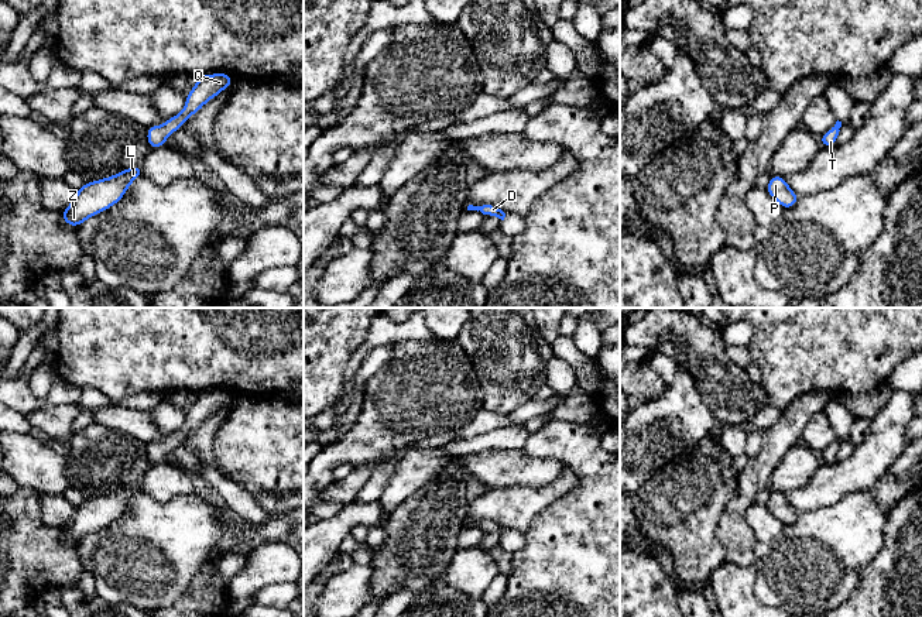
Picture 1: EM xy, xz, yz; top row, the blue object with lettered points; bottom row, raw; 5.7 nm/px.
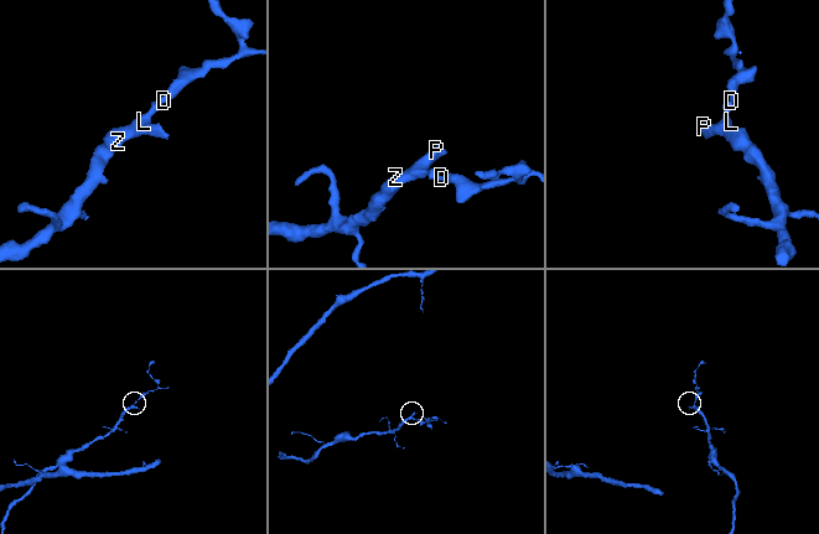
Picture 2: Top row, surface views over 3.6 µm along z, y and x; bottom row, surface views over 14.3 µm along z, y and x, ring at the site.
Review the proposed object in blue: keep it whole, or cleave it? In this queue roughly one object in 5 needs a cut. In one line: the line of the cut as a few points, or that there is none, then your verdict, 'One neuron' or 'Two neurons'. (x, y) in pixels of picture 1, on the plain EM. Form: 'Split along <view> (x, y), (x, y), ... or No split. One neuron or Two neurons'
No split. One neuron

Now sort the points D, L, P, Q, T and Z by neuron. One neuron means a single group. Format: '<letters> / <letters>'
D L P Q T Z

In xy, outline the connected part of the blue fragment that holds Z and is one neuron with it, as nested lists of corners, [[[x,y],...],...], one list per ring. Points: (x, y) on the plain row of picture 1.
[[[141,480],[109,494],[86,498],[76,507],[76,513],[69,522],[61,528],[64,538],[68,542],[78,544],[86,535],[107,527],[124,513],[130,500],[140,491],[143,491]]]

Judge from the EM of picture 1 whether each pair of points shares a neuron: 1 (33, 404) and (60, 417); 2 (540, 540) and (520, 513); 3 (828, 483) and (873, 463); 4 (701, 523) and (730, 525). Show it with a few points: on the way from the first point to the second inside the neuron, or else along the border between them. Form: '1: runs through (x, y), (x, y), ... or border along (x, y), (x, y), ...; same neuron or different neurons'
1: border along (45, 404), (26, 414); different neurons
2: border along (552, 503), (534, 518), (524, 532); different neurons
3: runs through (839, 479), (861, 470); same neuron
4: border along (732, 494), (716, 527), (716, 541), (723, 556); different neurons

